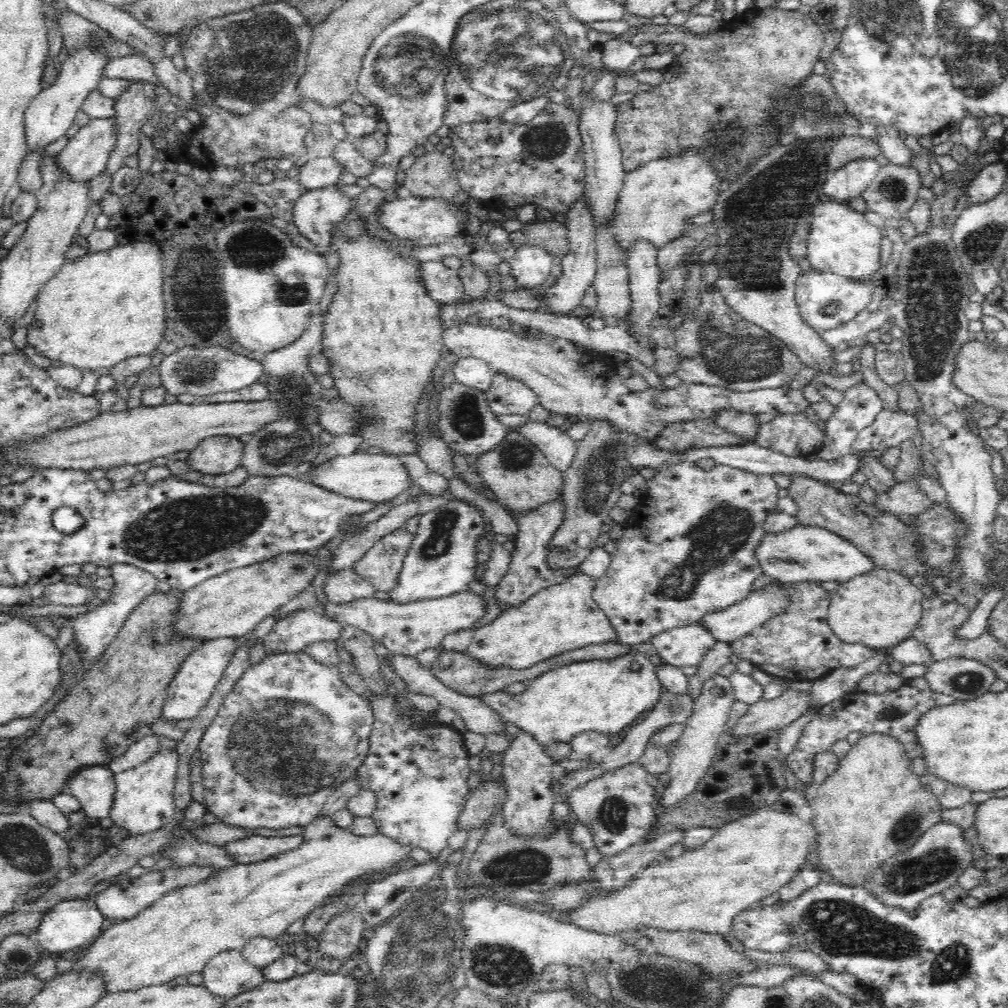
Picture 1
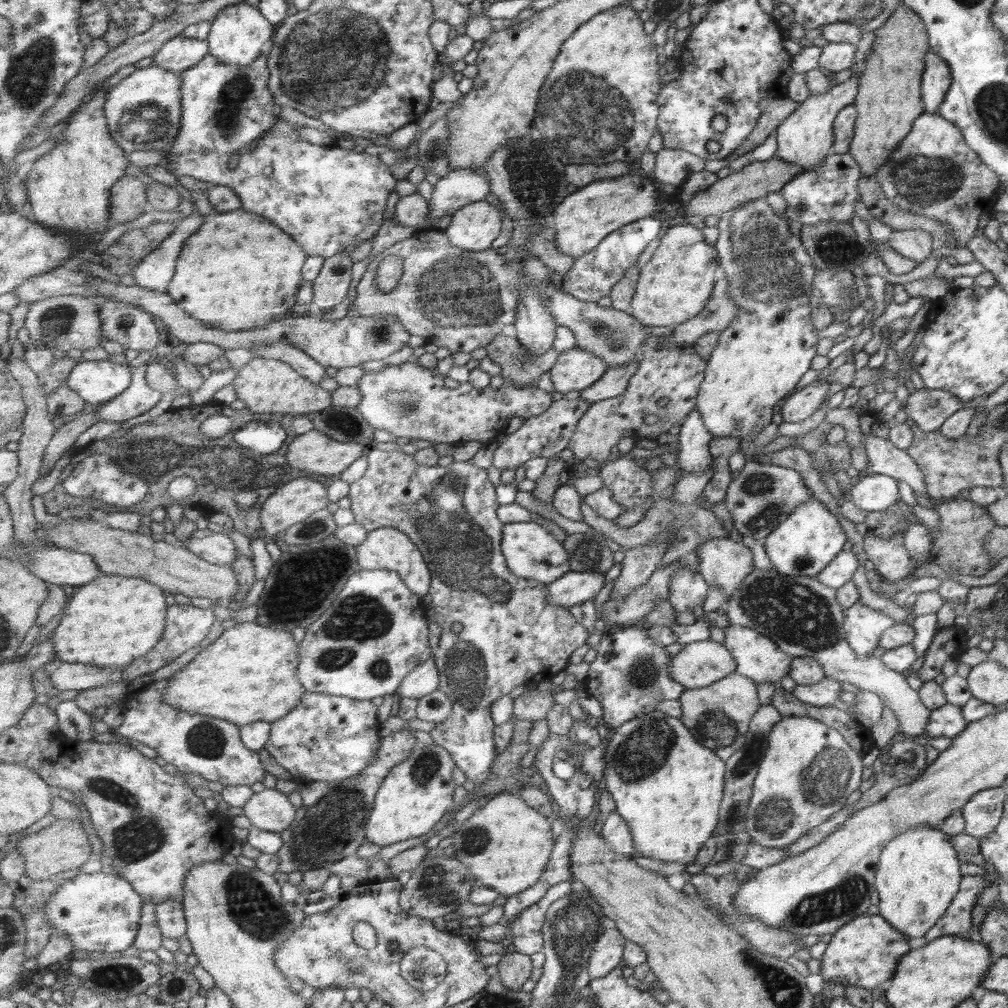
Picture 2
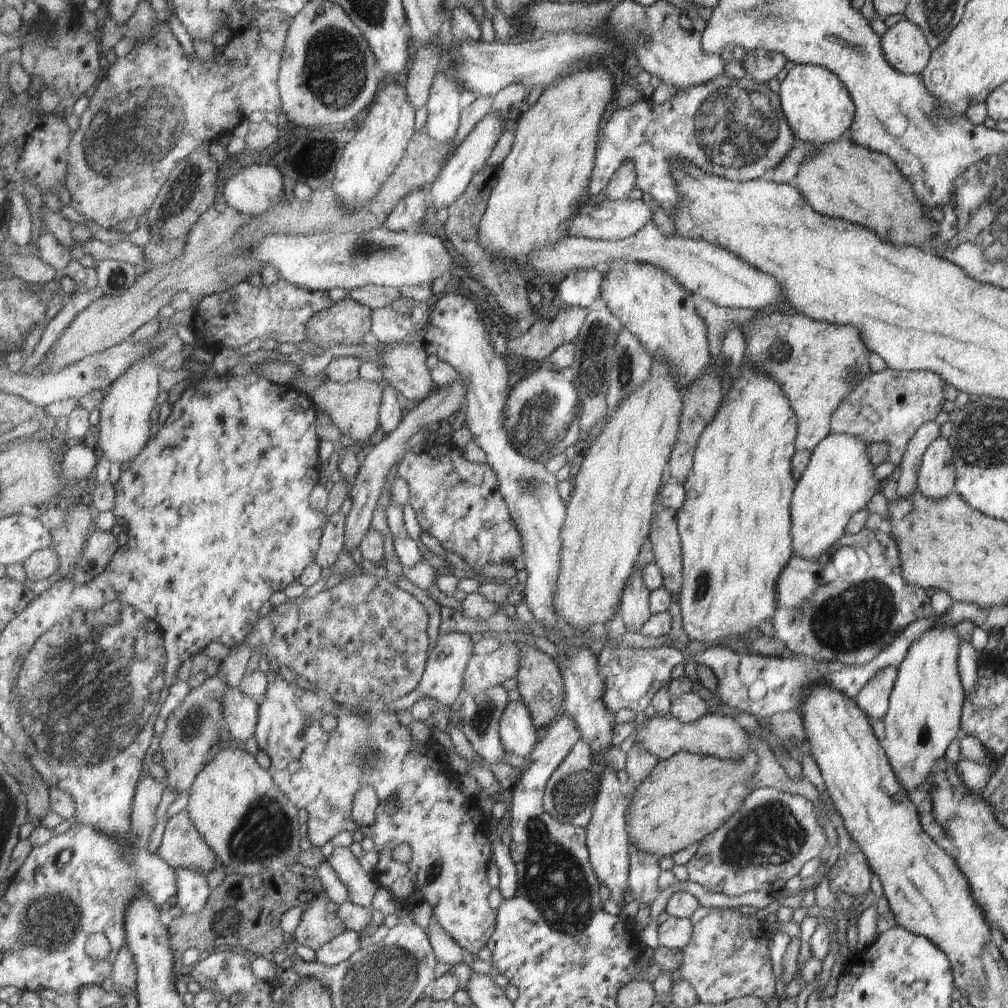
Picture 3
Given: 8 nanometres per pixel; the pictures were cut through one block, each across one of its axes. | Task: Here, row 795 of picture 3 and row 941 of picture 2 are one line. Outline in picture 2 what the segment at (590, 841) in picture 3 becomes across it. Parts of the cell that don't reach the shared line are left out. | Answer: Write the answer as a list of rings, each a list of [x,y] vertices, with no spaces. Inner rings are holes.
[[[616,927],[607,929],[599,938],[590,958],[590,974],[593,978],[603,978],[619,967],[624,959],[626,937]]]

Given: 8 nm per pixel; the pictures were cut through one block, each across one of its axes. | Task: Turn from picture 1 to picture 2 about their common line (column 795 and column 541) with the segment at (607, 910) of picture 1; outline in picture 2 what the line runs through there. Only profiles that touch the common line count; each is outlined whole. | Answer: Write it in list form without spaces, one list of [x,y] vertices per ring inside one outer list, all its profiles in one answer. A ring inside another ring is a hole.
[[[512,790],[488,797],[488,802],[466,820],[461,830],[453,833],[455,857],[474,874],[477,884],[493,888],[506,899],[534,887],[543,876],[551,860],[556,841],[551,840],[551,824],[544,814],[531,808],[521,796]]]

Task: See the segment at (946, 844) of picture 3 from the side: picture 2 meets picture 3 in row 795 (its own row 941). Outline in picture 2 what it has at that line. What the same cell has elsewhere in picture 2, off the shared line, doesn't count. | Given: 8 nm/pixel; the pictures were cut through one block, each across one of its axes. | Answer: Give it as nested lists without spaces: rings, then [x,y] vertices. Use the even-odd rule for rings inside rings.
[[[962,876],[958,891],[939,920],[923,934],[922,938],[908,940],[910,949],[919,948],[923,943],[945,935],[965,933],[971,927],[969,914],[976,905],[977,893],[988,886],[984,876]]]

